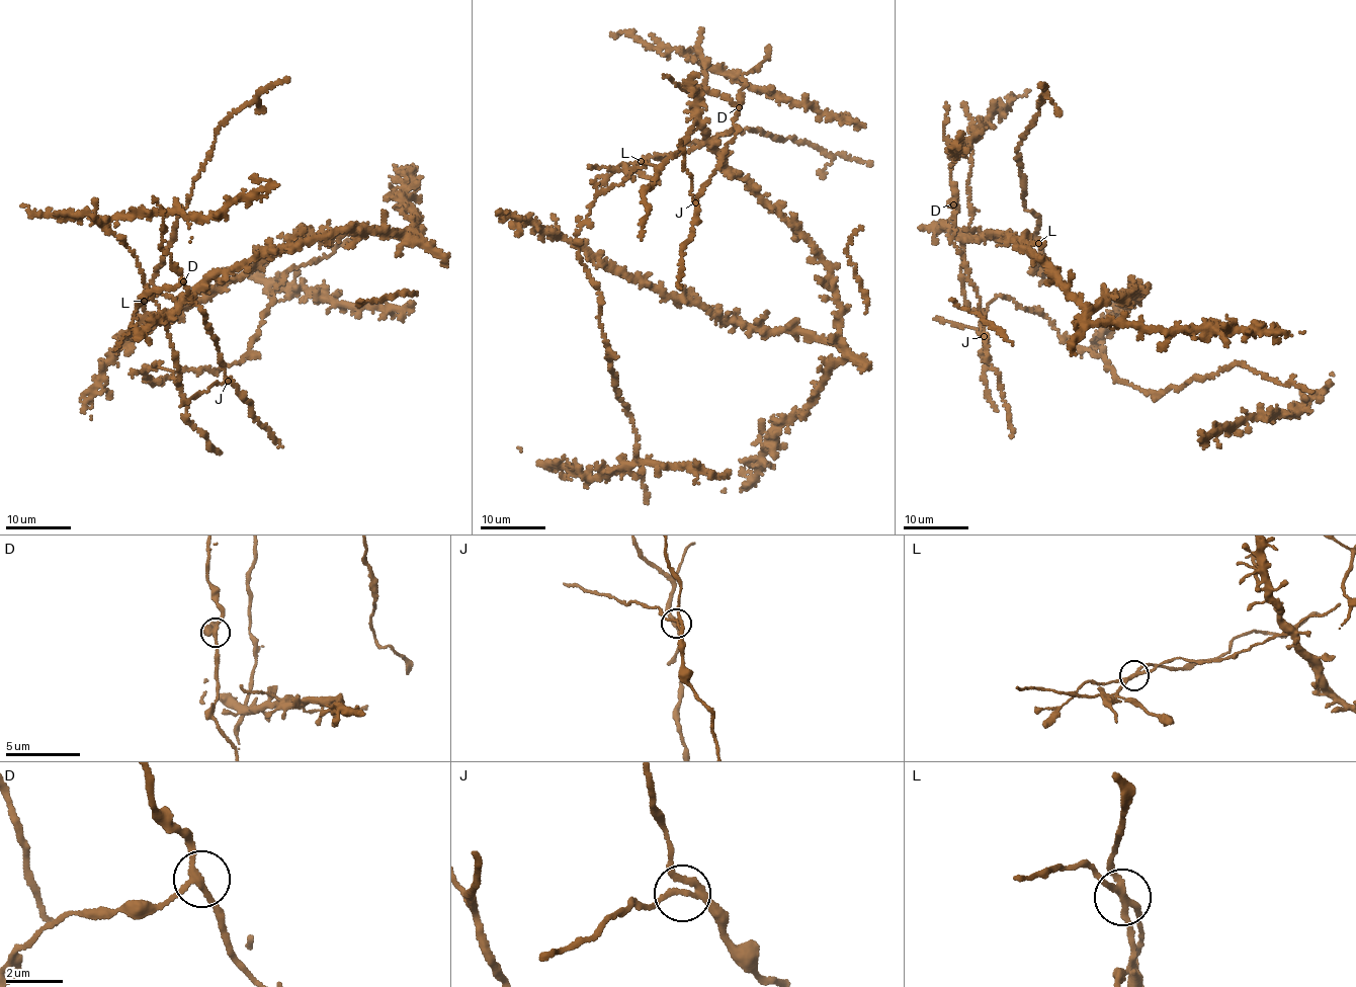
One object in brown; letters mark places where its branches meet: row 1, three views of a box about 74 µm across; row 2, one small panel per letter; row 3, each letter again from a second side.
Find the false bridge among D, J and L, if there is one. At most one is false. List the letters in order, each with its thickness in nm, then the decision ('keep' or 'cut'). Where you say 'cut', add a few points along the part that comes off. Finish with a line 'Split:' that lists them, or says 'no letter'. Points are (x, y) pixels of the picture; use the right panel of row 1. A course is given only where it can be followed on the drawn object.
D: 200 nm | keep
J: 200 nm | keep
L: 220 nm | cut | (1038, 243), (1039, 217), (1024, 206), (1024, 177), (1016, 157), (1021, 137), (1038, 113), (1045, 91), (1039, 87)
Split: L

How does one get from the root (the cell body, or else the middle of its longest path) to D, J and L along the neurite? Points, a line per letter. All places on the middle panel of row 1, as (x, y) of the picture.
D: (706, 128), (701, 124), (697, 94), (682, 81), (680, 86), (683, 89), (698, 87), (739, 107)
J: (706, 128), (697, 94), (682, 81), (683, 89), (698, 87), (737, 108), (736, 132), (695, 202)
L: (706, 128), (707, 140), (703, 145), (673, 156), (660, 154), (641, 161)

